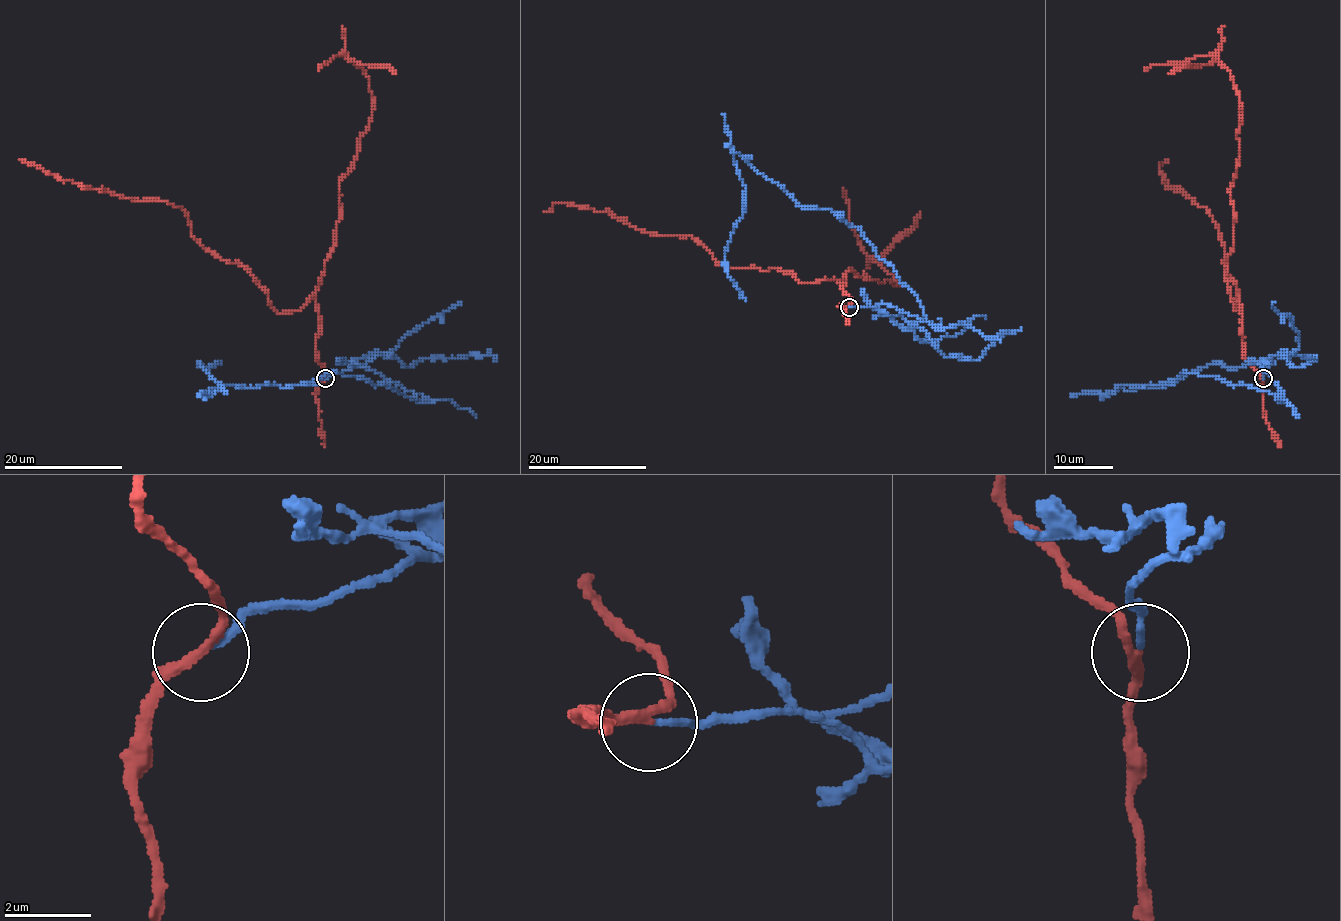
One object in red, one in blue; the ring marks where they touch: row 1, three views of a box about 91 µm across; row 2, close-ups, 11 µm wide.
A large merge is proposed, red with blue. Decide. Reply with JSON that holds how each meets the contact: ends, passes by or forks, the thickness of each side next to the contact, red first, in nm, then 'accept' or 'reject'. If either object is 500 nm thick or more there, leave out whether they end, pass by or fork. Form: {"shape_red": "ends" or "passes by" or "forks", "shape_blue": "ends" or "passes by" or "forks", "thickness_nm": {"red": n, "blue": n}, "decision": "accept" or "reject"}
{"shape_red": "passes by", "shape_blue": "ends", "thickness_nm": {"red": 220, "blue": 140}, "decision": "reject"}

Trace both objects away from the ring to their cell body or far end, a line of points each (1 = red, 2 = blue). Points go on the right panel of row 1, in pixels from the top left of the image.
1: (1264, 378), (1244, 357), (1224, 242), (1212, 215), (1162, 175), (1169, 159)
2: (1264, 378), (1265, 360), (1284, 399), (1182, 372), (1163, 385), (1110, 393), (1163, 387), (1209, 365), (1256, 363)

